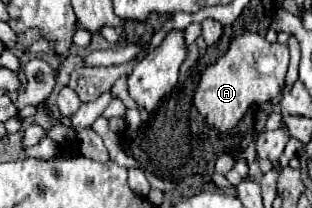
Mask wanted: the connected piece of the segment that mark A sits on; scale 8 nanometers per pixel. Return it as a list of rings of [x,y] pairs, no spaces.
[[[246,31],[234,37],[228,51],[202,71],[194,93],[196,109],[210,127],[218,131],[230,131],[250,109],[250,105],[262,105],[266,101],[274,101],[280,95],[286,79],[288,57],[288,45],[268,43],[258,33]]]

